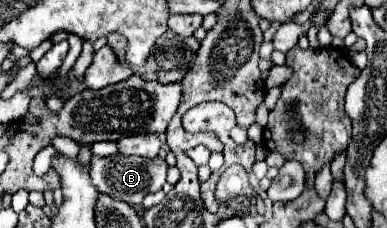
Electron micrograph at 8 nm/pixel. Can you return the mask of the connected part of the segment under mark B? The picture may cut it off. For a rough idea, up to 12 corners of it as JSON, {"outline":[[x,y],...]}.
{"outline":[[124,154],[92,158],[102,194],[130,206],[160,190],[168,164]]}

